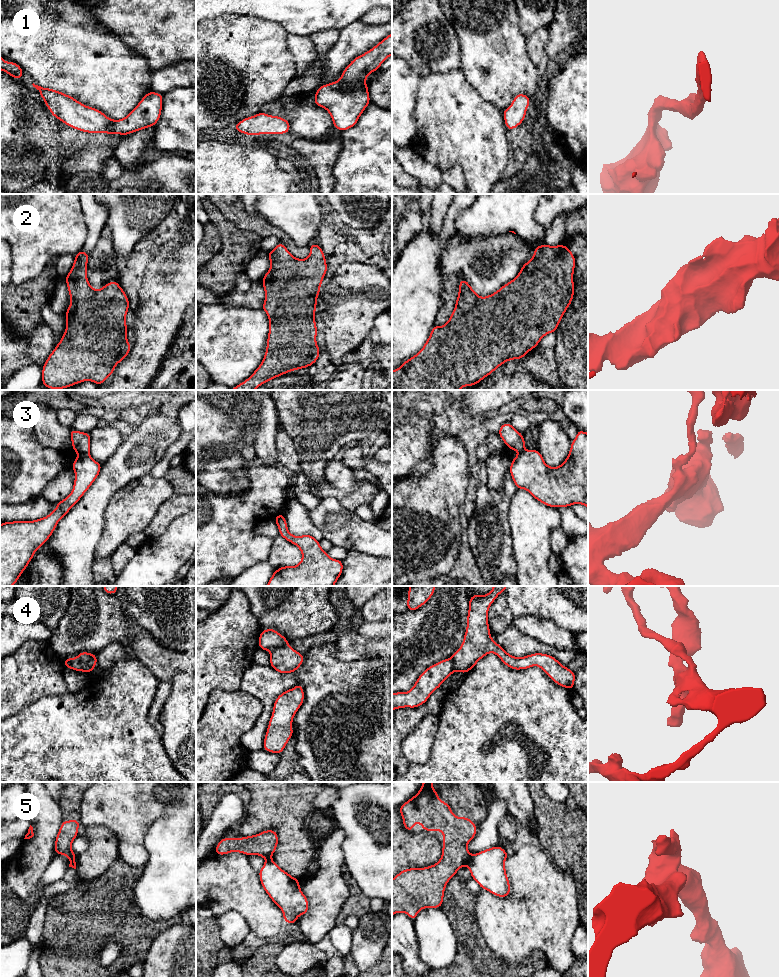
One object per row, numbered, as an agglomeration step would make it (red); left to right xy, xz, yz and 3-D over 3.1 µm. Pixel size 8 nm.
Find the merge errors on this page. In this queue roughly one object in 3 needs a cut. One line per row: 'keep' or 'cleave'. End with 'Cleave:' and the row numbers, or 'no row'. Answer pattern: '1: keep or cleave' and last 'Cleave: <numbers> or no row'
1: keep
2: keep
3: cleave
4: cleave
5: cleave
Cleave: 3, 4, 5

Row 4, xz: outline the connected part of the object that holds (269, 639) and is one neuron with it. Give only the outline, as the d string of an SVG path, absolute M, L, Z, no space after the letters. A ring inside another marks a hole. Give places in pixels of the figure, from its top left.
M268 628L260 632L259 649L271 651L276 648L288 645L288 640L276 630Z

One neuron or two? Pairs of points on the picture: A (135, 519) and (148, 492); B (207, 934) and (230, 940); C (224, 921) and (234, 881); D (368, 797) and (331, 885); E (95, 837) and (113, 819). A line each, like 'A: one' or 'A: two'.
A: one
B: two
C: two
D: two
E: two

